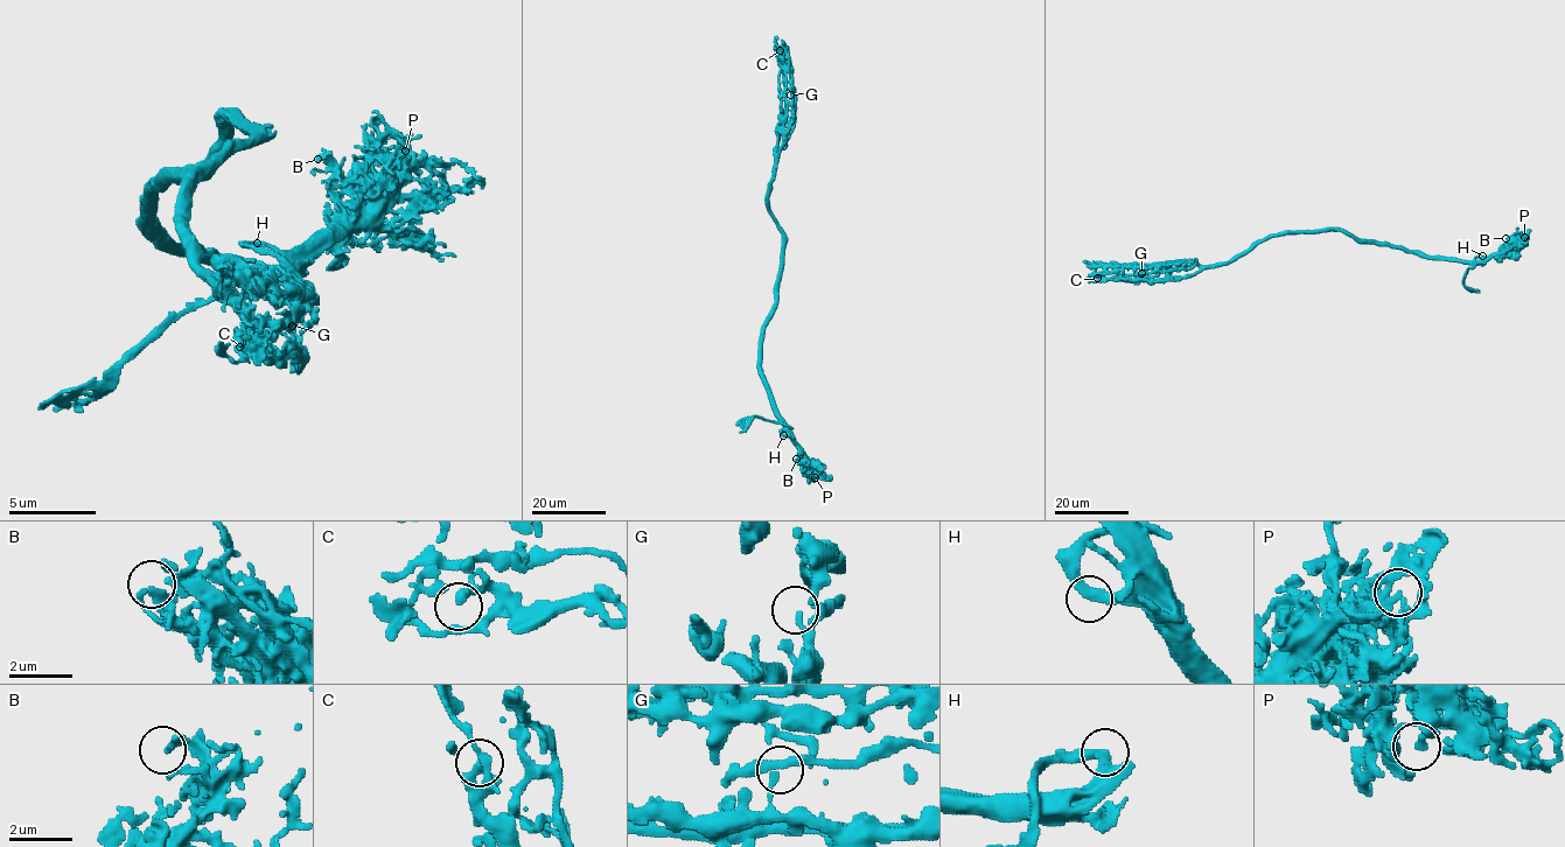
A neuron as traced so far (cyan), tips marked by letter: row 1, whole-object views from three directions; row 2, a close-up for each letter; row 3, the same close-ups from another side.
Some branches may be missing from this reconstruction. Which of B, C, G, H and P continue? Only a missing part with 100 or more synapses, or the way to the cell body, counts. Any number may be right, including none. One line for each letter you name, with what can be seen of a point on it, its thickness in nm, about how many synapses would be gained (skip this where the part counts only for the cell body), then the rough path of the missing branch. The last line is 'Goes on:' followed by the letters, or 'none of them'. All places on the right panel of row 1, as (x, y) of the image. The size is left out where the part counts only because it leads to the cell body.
Goes on: none of them

